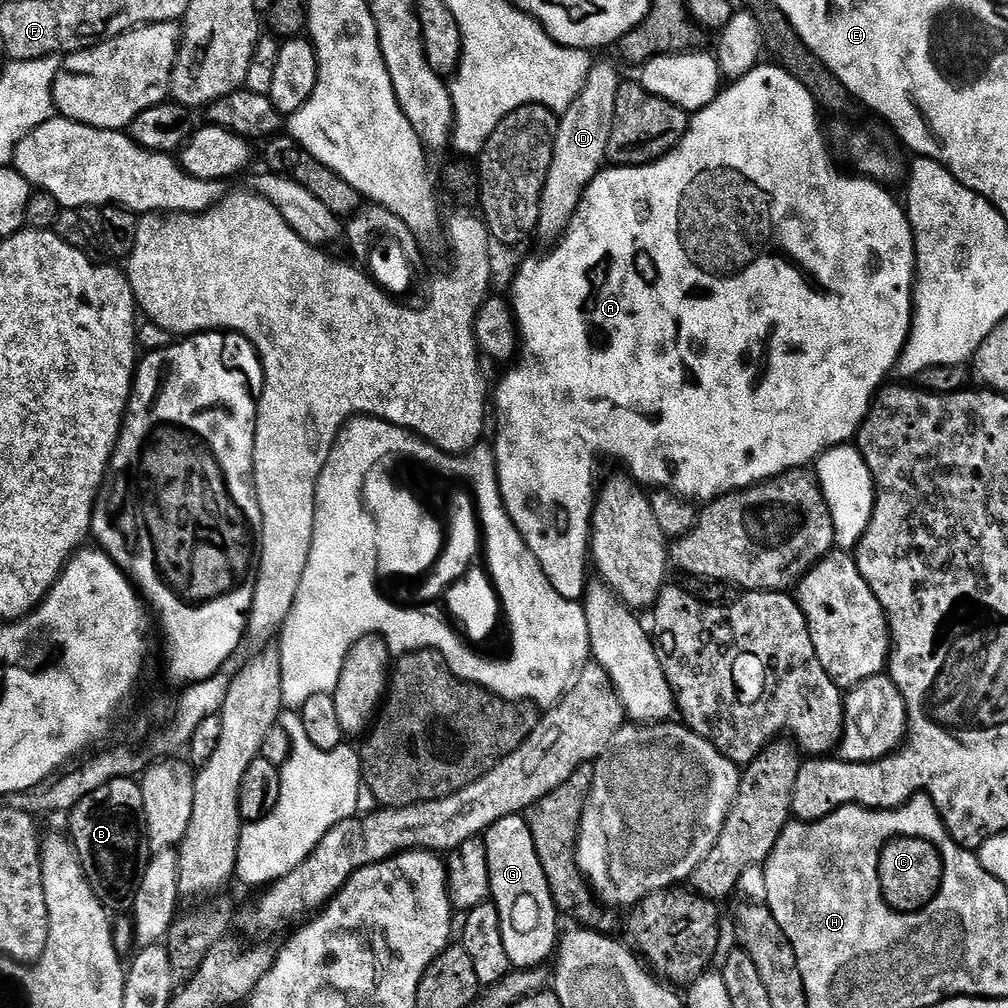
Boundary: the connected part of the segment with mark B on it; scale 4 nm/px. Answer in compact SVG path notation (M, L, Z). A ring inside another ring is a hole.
M135 779L108 781L100 790L95 790L78 802L70 812L72 818L71 843L97 896L108 900L120 900L131 893L138 876L136 855L142 850L142 828L138 823L137 801L140 786ZM108 899L108 900L107 900Z

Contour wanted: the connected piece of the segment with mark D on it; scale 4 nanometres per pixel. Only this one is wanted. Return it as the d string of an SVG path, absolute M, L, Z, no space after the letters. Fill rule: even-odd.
M593 63L580 93L559 117L560 125L554 128L550 170L546 174L540 199L539 235L556 238L563 233L584 196L584 189L605 167L608 139L614 122L614 106L621 83L622 77L616 73L614 65Z

